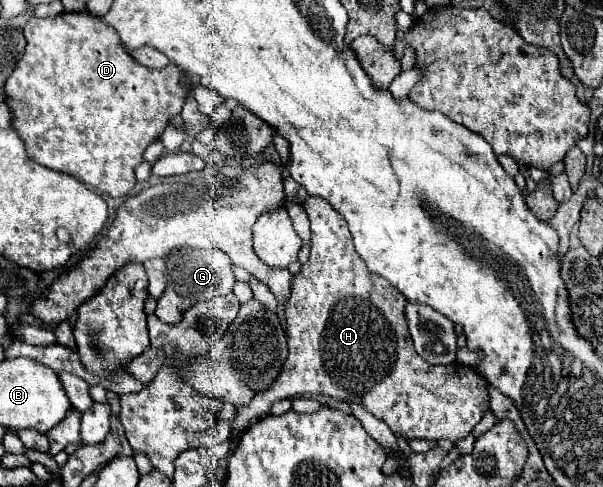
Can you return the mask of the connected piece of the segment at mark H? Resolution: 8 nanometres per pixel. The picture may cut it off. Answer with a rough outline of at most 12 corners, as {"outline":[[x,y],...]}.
{"outline":[[308,196],[310,258],[284,308],[274,400],[324,394],[402,438],[466,438],[486,378],[432,366],[408,300],[368,272],[346,220]]}

